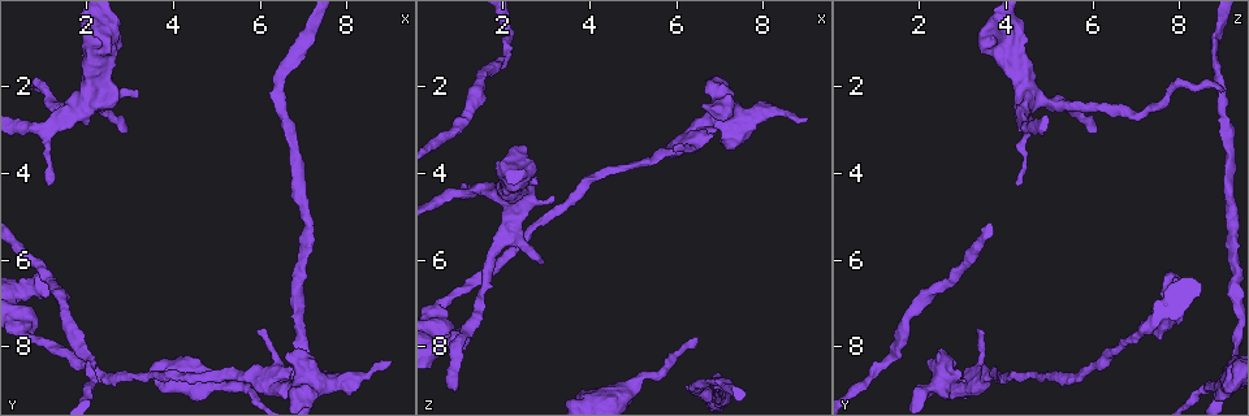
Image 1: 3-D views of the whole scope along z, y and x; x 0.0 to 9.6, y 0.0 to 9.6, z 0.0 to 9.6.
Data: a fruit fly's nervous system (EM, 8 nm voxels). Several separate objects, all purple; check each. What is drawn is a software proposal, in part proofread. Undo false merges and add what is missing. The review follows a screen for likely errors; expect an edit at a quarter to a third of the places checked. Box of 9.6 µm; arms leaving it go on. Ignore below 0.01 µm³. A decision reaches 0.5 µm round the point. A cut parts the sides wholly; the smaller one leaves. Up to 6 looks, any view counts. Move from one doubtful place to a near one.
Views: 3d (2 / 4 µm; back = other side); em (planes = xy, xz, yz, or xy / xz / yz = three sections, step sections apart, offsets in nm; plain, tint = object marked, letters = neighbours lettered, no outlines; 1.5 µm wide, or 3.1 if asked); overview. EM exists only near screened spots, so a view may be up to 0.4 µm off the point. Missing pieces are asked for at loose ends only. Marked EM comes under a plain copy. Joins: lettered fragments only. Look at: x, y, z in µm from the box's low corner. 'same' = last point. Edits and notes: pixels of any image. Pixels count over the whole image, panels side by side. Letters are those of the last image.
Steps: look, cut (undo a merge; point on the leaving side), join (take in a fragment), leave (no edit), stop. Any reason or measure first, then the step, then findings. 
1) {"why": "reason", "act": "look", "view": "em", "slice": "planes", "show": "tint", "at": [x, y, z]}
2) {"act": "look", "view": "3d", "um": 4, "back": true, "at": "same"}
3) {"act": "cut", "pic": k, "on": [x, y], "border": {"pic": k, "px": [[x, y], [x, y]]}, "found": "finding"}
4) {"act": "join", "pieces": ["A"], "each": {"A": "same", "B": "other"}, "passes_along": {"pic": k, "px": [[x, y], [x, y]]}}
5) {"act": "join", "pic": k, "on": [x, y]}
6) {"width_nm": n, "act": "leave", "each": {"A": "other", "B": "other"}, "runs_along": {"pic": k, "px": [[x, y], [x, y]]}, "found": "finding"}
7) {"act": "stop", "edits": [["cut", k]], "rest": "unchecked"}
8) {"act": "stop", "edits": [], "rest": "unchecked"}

{"why": "branch stops here", "act": "look", "view": "em", "slice": "planes", "show": "letters", "at": [9.05, 8.40, 2.85]}

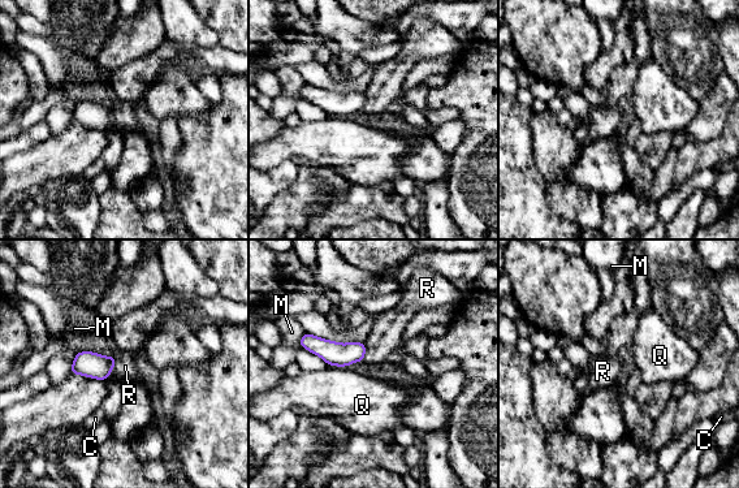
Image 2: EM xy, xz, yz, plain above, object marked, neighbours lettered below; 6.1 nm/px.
{"act": "leave", "each": {"C": "other", "M": "other", "Q": "other", "R": "other"}, "found": "no lettered fragment goes on from it"}

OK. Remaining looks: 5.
{"why": "long arm stops here", "act": "look", "view": "em", "slice": "xy", "step": 4, "show": "tint", "at": [1.30, 6.50, 7.75]}

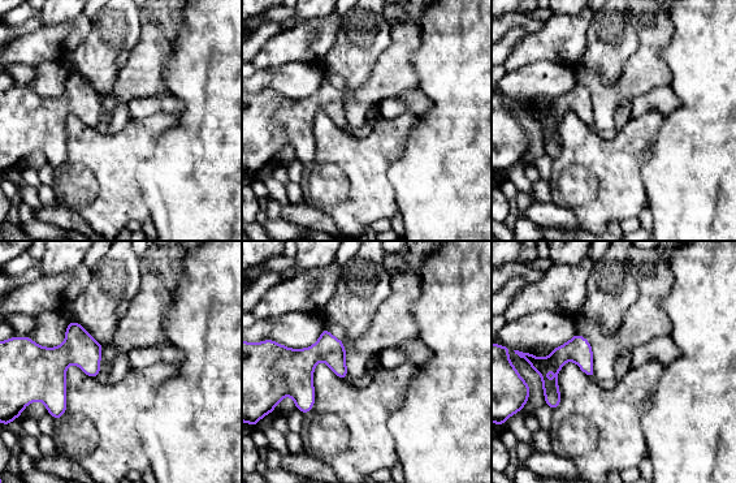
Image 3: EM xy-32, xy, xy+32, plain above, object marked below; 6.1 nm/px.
{"act": "look", "view": "em", "slice": "planes", "show": "letters", "at": "same"}

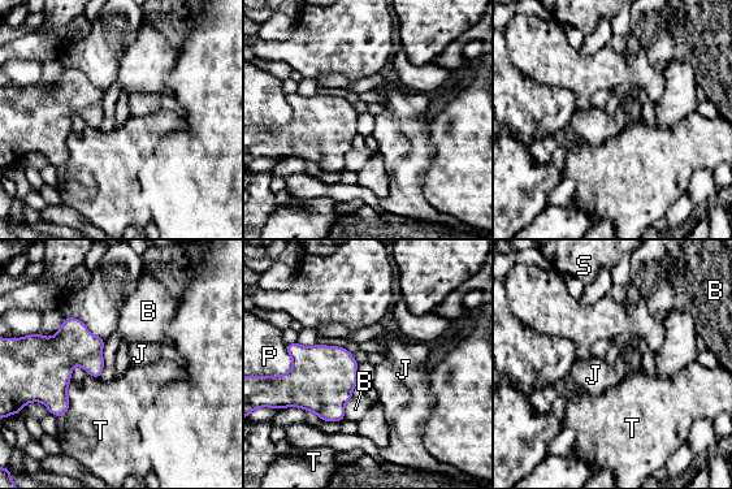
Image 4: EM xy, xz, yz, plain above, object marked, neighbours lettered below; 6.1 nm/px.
{"act": "leave", "each": {"B": "other", "J": "other", "P": "other", "S": "other", "T": "other"}, "border": {"pic": 4, "px": [[78, 364], [63, 415]]}, "found": "none of them fits"}

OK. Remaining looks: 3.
{"why": "long arm stops here", "act": "look", "view": "em", "slice": "xz", "step": 4, "show": "letters", "at": [0.90, 2.10, 9.05]}

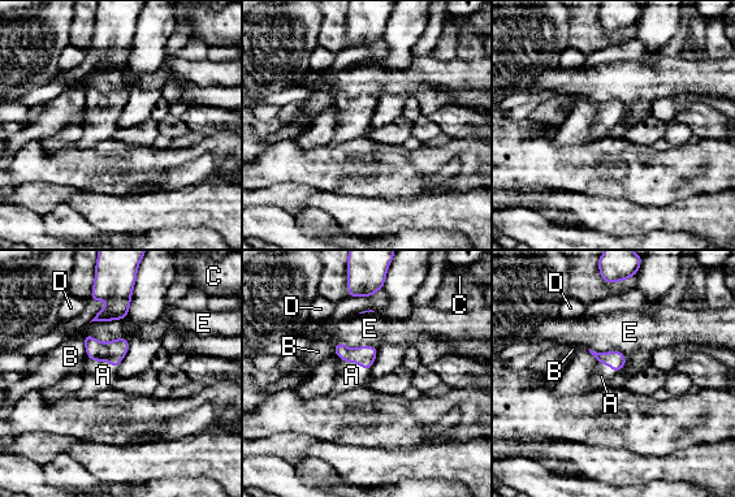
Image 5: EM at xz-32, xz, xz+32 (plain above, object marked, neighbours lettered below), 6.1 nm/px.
{"why": "cut it another way", "act": "look", "view": "em", "slice": "xy", "step": 8, "show": "letters", "at": "same"}

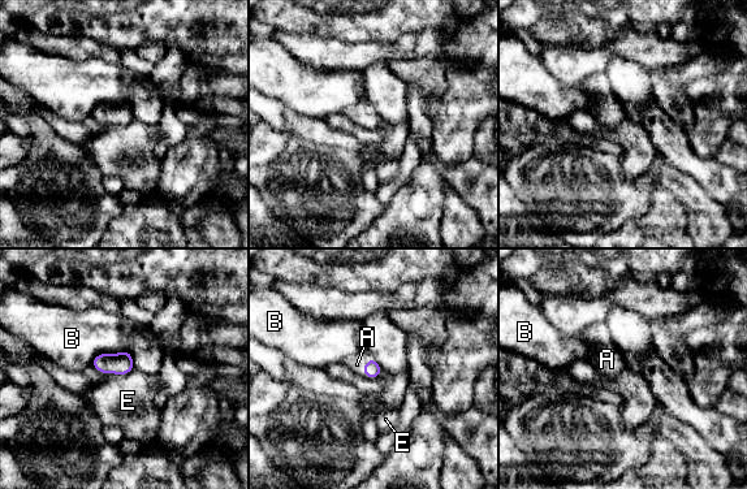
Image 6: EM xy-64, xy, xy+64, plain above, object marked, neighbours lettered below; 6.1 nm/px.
{"width_nm": 100, "act": "join", "pieces": ["A"], "each": {"A": "same", "B": "other", "E": "other"}, "passes_along": {"pic": 6, "px": [[372, 370], [363, 368], [357, 364]]}, "found": "it goes on there"}

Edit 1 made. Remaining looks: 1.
{"act": "stop", "edits": [["join", 6]], "rest": "unchecked"}

